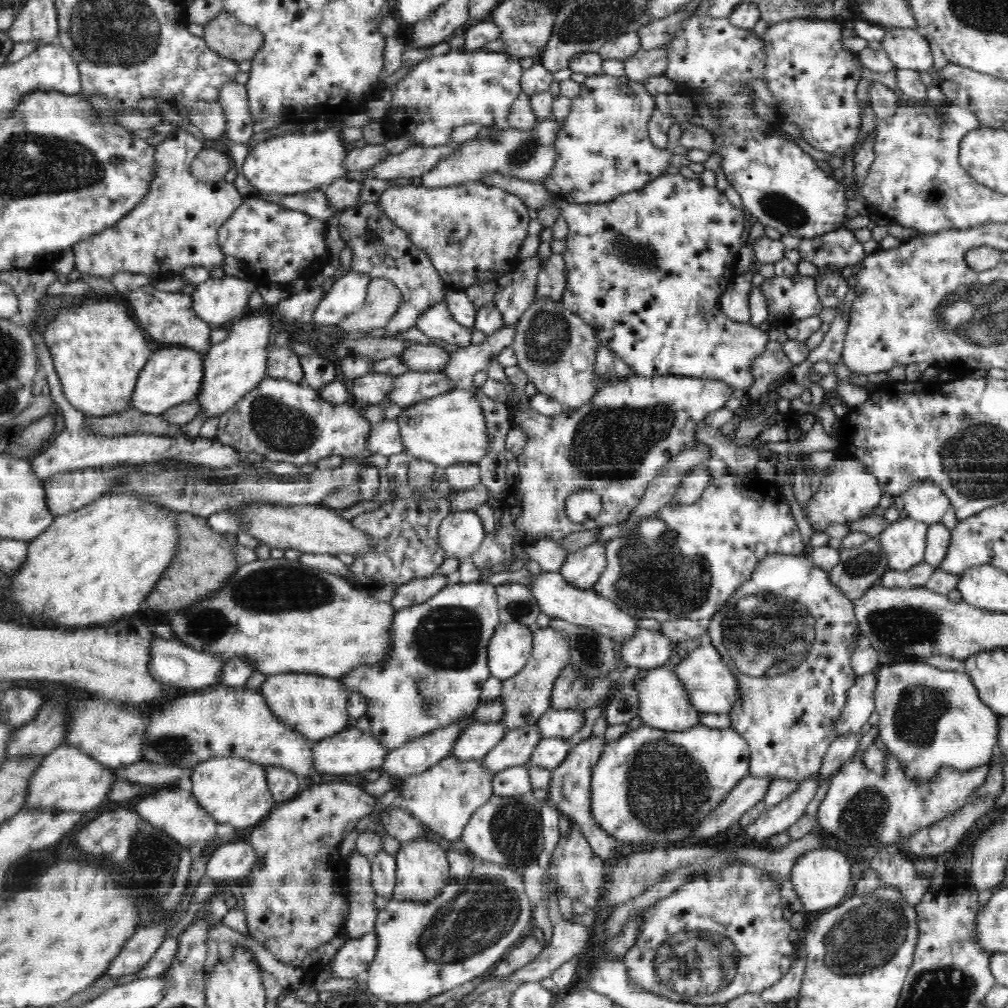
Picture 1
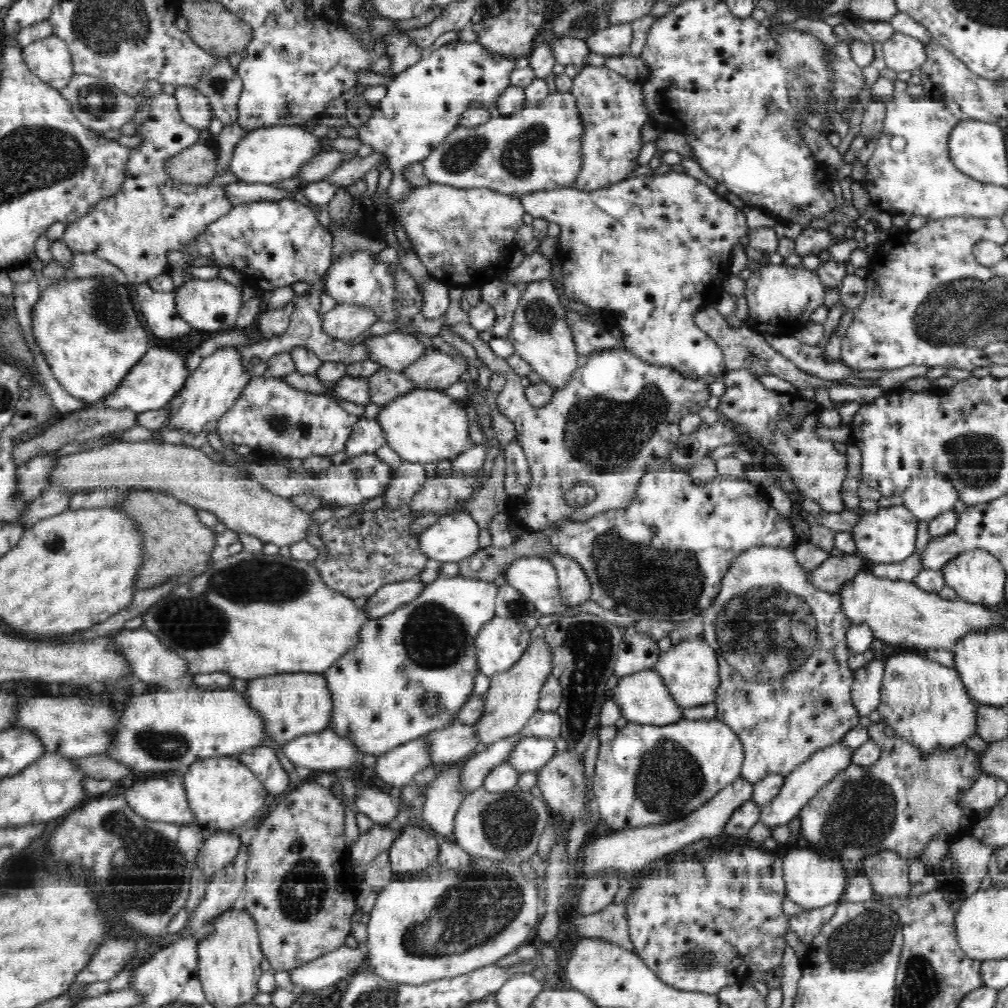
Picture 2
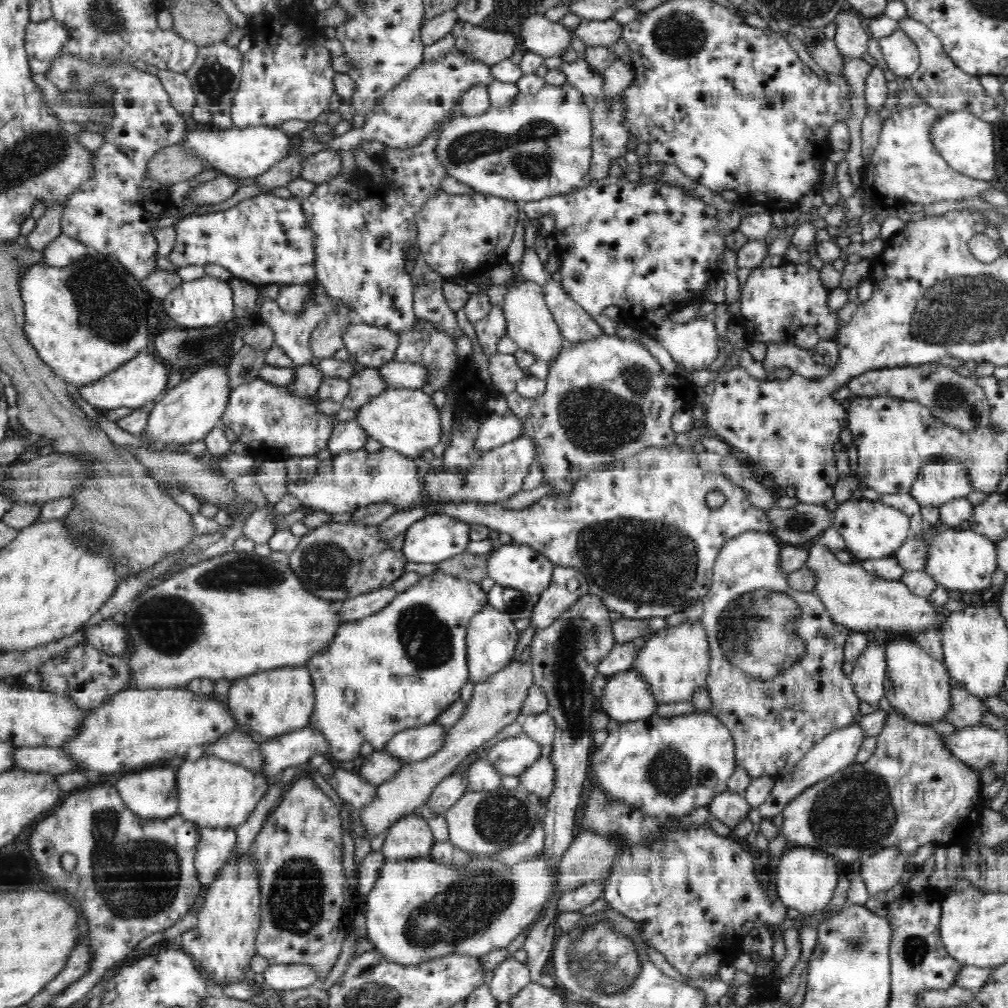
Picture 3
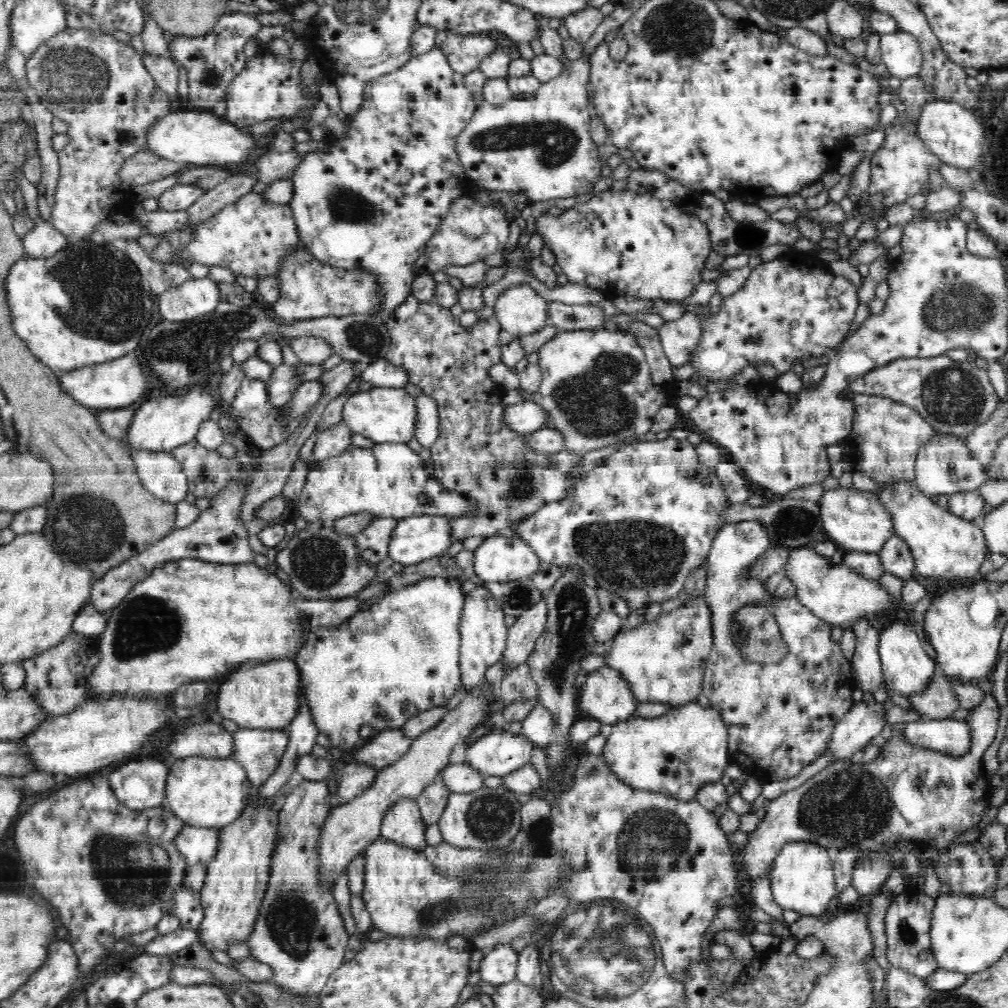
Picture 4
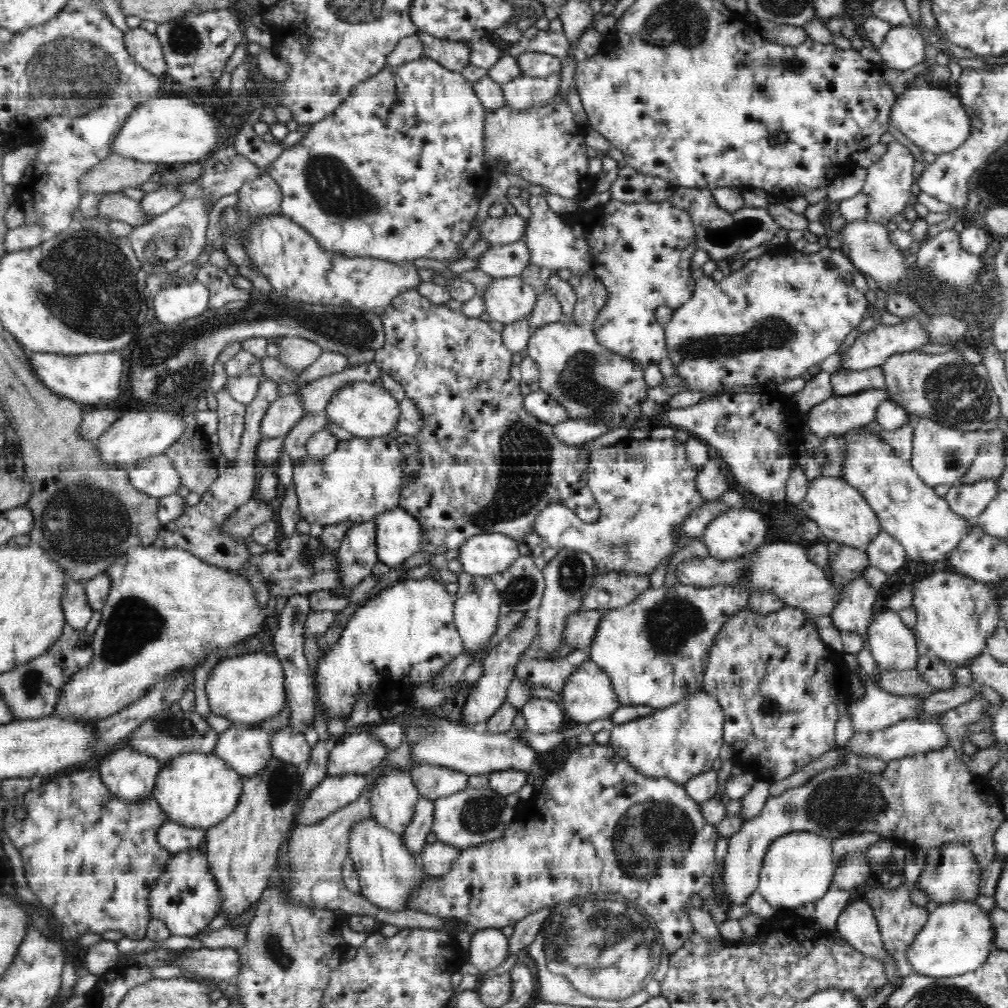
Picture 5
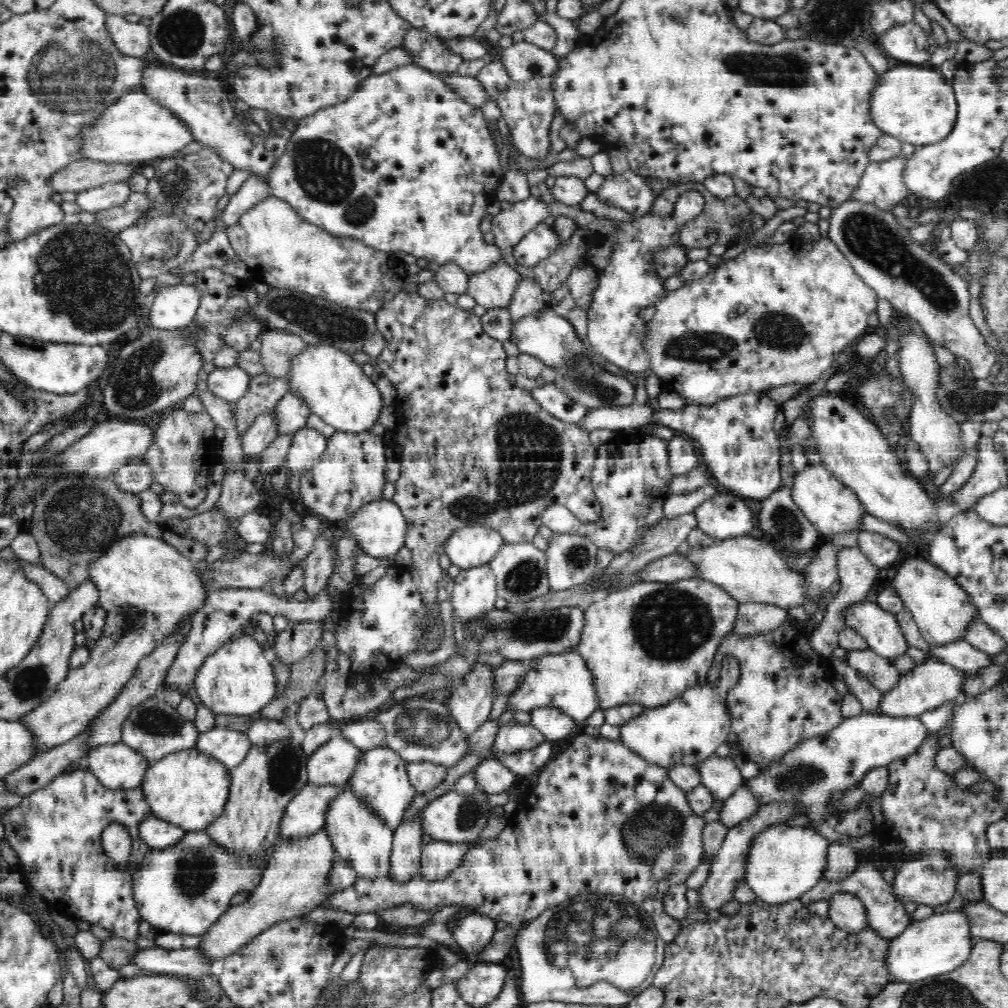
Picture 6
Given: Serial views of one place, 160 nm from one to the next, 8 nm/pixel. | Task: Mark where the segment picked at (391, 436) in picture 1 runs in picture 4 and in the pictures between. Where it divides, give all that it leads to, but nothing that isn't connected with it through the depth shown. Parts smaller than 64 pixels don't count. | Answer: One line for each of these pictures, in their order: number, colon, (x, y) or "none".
2: (368, 436)
3: (348, 436)
4: (331, 442)

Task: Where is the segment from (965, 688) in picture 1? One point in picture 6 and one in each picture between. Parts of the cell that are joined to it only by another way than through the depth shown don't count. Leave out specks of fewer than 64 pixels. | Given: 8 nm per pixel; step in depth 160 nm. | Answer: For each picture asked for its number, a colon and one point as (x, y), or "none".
2: (922, 701)
3: (916, 684)
4: (907, 669)
5: (892, 643)
6: (880, 628)

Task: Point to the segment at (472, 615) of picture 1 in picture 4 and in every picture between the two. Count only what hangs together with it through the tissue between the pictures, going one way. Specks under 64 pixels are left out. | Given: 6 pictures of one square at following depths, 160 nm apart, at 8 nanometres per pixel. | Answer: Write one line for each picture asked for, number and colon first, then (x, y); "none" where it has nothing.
2: (415, 668)
3: (399, 668)
4: (384, 665)

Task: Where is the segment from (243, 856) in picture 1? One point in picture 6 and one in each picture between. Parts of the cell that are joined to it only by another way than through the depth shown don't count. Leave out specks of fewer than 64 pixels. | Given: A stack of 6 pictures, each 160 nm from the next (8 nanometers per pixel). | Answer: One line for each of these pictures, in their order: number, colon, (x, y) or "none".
2: (219, 849)
3: (216, 845)
4: (198, 844)
5: (174, 837)
6: (158, 834)

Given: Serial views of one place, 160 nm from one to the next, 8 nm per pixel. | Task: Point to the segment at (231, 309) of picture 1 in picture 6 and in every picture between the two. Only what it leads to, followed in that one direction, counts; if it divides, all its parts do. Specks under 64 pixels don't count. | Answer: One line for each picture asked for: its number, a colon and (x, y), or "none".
2: (211, 305)
3: (206, 301)
4: (196, 297)
5: (178, 303)
6: (174, 307)

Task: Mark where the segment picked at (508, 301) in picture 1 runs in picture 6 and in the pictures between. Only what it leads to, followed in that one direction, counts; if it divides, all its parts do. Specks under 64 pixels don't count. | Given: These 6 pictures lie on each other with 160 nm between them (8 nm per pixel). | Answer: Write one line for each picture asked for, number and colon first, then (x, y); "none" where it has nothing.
2: (503, 297)
3: (489, 330)
4: (477, 455)
5: (487, 463)
6: (474, 449)

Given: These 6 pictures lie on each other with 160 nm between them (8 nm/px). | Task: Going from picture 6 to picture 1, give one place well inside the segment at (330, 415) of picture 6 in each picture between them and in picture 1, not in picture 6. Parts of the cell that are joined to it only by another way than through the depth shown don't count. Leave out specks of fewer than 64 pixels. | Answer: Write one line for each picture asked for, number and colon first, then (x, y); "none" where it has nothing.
1: (449, 429)
2: (424, 426)
3: (405, 420)
4: (386, 415)
5: (367, 410)

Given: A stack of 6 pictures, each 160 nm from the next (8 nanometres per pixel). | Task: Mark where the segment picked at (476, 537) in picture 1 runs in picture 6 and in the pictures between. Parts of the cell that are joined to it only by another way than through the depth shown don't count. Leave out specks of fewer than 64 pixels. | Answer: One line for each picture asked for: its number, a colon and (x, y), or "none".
2: (454, 537)
3: (434, 538)
4: (414, 539)
5: (399, 535)
6: (379, 528)

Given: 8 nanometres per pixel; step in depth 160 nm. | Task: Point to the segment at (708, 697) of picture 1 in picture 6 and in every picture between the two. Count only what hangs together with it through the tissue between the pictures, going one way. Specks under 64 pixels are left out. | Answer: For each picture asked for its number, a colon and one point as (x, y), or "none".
2: (689, 668)
3: (675, 660)
4: (663, 660)
5: (655, 650)
6: (646, 643)

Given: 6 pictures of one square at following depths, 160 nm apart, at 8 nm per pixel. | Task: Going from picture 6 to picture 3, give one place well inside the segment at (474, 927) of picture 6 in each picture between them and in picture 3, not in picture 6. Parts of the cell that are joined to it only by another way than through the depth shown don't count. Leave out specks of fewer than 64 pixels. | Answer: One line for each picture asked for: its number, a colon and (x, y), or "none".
3: (510, 977)
4: (498, 965)
5: (489, 948)

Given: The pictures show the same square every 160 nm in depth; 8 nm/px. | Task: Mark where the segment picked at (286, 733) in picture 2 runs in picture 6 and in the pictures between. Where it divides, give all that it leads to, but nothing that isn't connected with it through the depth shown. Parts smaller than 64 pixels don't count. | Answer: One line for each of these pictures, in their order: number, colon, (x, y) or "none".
3: (273, 703)
4: (266, 696)
5: (249, 688)
6: (237, 680)

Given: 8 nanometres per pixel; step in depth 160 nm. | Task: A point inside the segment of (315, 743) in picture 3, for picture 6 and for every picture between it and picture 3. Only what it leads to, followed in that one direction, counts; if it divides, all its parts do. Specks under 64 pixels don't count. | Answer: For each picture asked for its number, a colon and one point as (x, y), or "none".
4: (259, 751)
5: (247, 750)
6: (229, 747)

